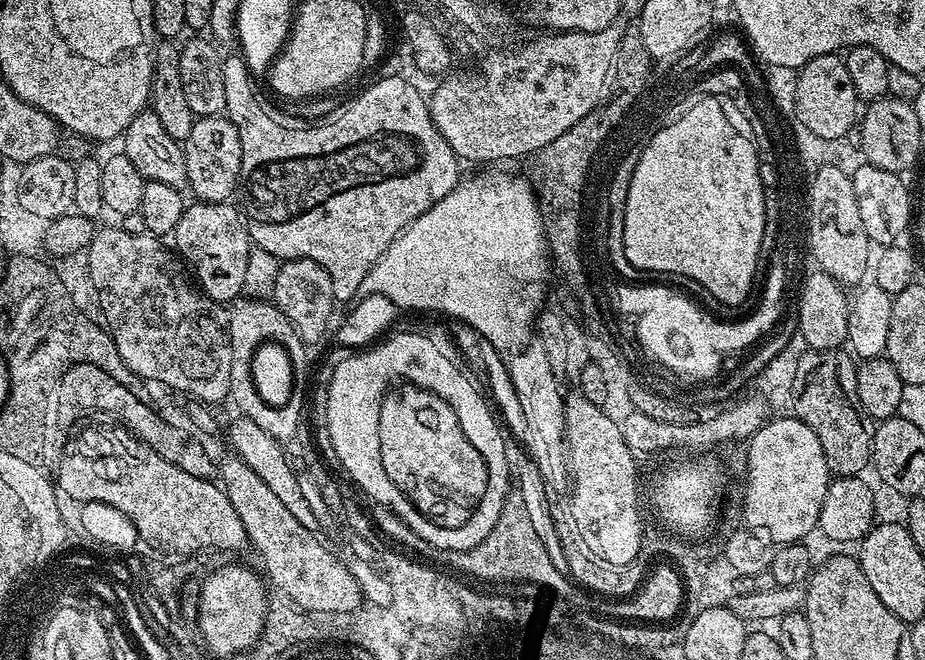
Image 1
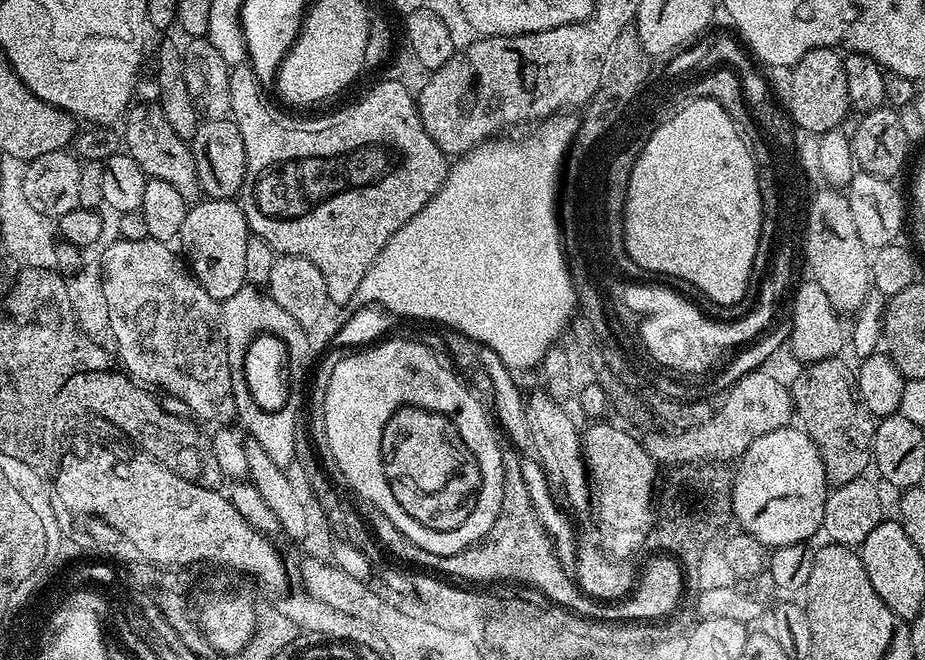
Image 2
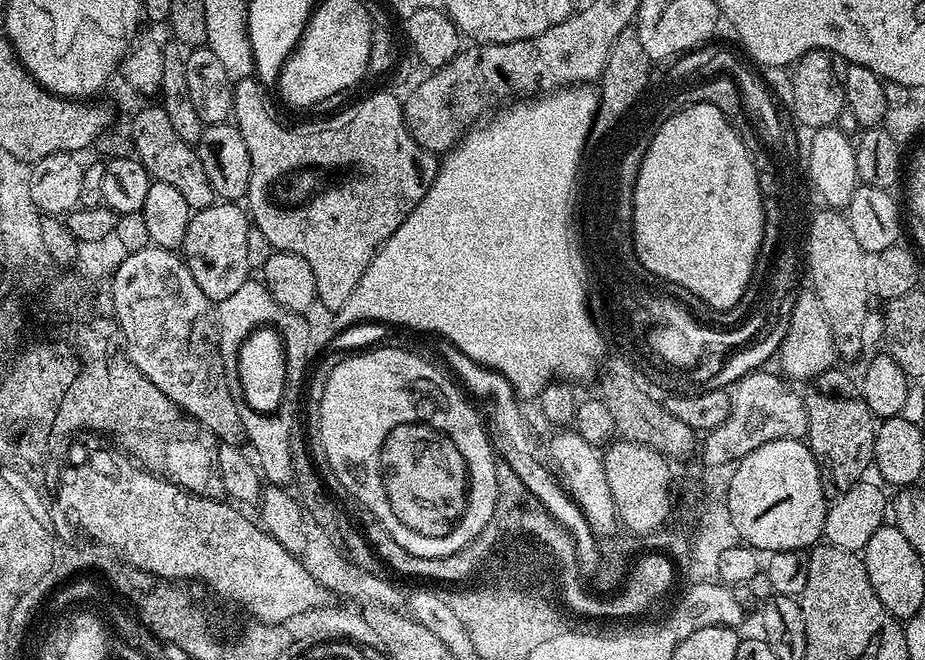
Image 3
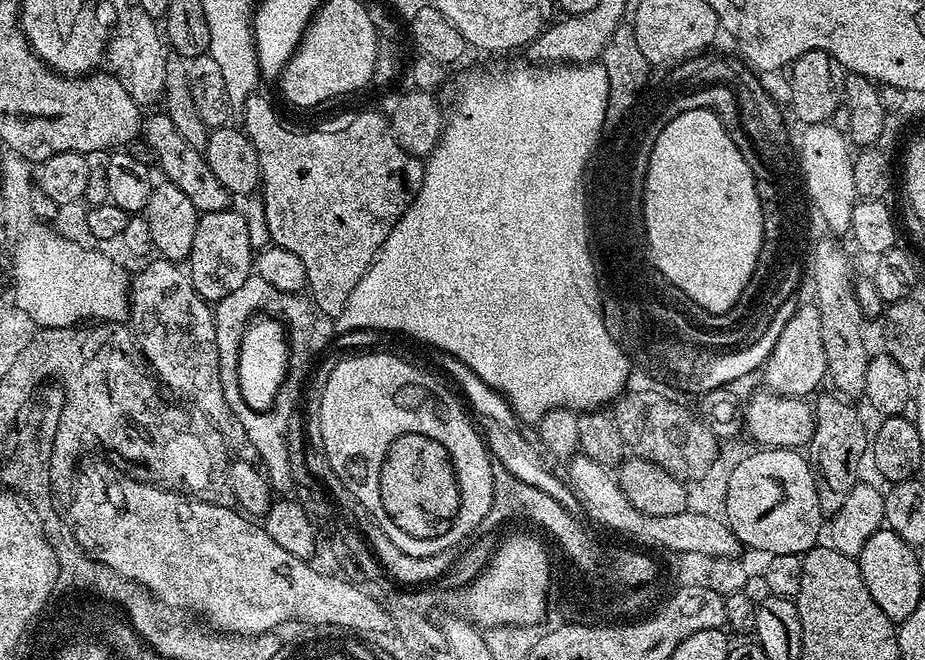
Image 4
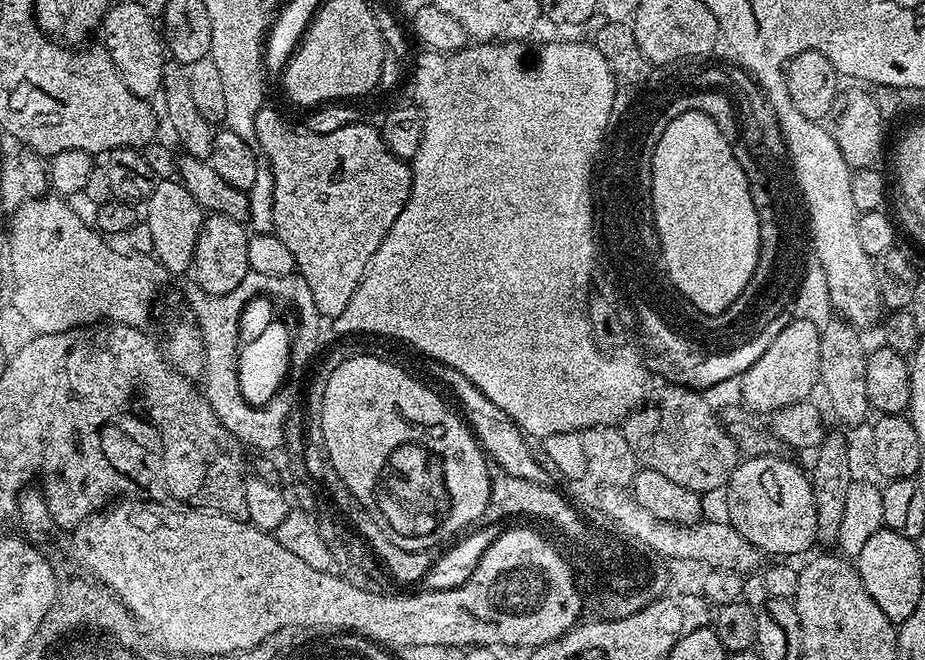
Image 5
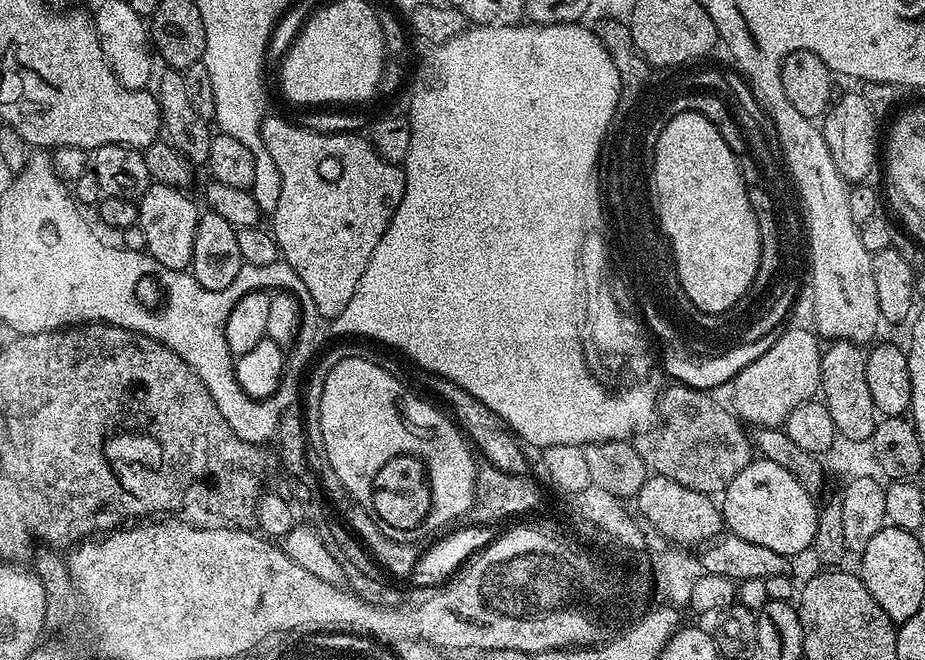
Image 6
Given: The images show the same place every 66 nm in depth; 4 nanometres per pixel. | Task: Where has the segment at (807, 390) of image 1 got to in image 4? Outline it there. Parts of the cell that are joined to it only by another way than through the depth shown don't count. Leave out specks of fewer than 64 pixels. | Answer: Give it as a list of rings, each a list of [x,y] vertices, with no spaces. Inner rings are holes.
[[[831,395],[815,397],[816,429],[814,438],[810,438],[806,449],[807,459],[812,465],[812,475],[816,478],[818,506],[821,513],[828,518],[838,514],[838,510],[842,510],[846,494],[850,494],[850,490],[858,482],[856,471],[860,468],[860,459],[863,456],[865,459],[870,448],[869,429],[868,432],[864,429],[859,414],[848,405],[851,403],[839,395]]]

